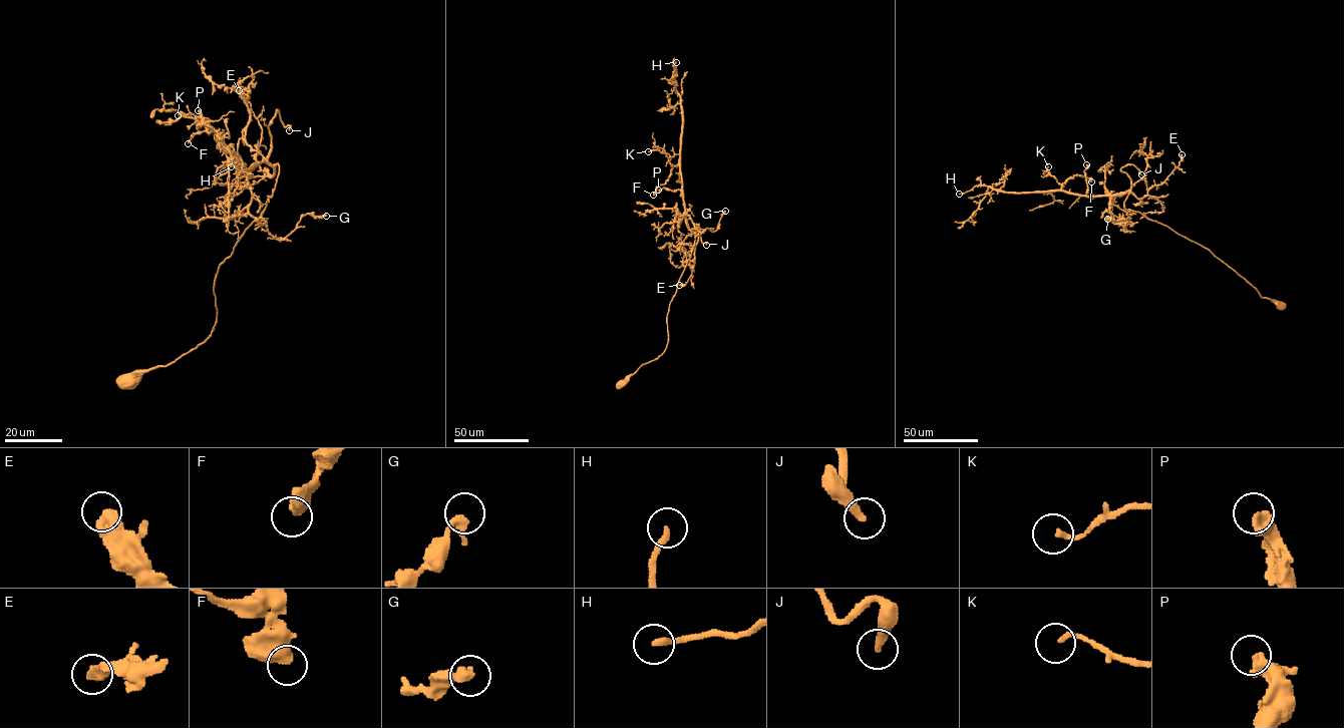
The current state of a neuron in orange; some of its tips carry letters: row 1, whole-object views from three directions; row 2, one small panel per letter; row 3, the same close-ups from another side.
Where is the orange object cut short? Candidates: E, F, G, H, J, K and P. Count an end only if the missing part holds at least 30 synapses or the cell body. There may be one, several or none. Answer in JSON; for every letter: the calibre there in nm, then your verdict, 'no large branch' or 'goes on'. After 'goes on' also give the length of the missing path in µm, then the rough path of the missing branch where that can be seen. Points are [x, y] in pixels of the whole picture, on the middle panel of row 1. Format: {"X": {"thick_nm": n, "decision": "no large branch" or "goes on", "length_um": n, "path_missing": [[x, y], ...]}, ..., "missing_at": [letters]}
{"E": {"thick_nm": 550, "decision": "no large branch"}, "F": {"thick_nm": 500, "decision": "no large branch"}, "G": {"thick_nm": 340, "decision": "no large branch"}, "H": {"thick_nm": 220, "decision": "no large branch"}, "J": {"thick_nm": 320, "decision": "goes on", "length_um": 100, "path_missing": [[706, 245], [706, 237], [700, 238], [692, 201], [718, 182], [725, 183]]}, "K": {"thick_nm": 180, "decision": "no large branch"}, "P": {"thick_nm": 440, "decision": "no large branch"}, "missing_at": ["J"]}

